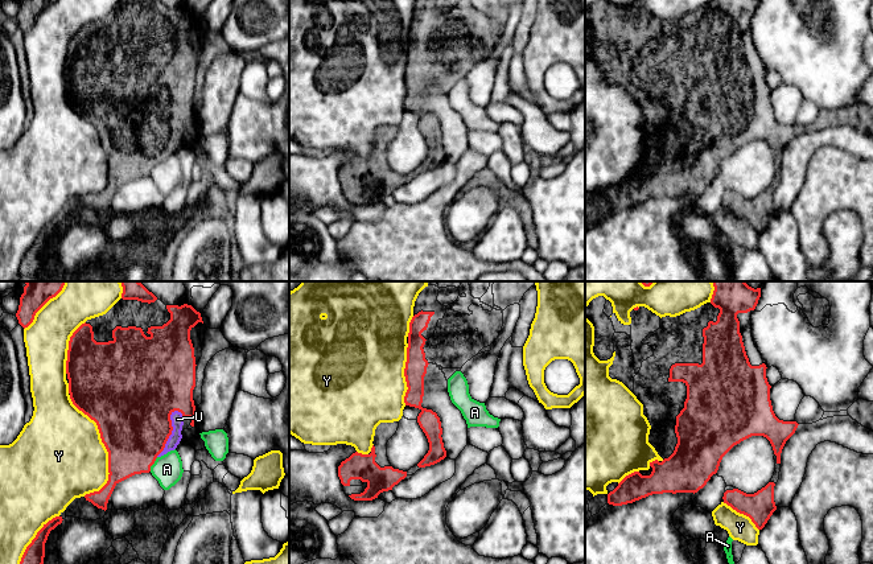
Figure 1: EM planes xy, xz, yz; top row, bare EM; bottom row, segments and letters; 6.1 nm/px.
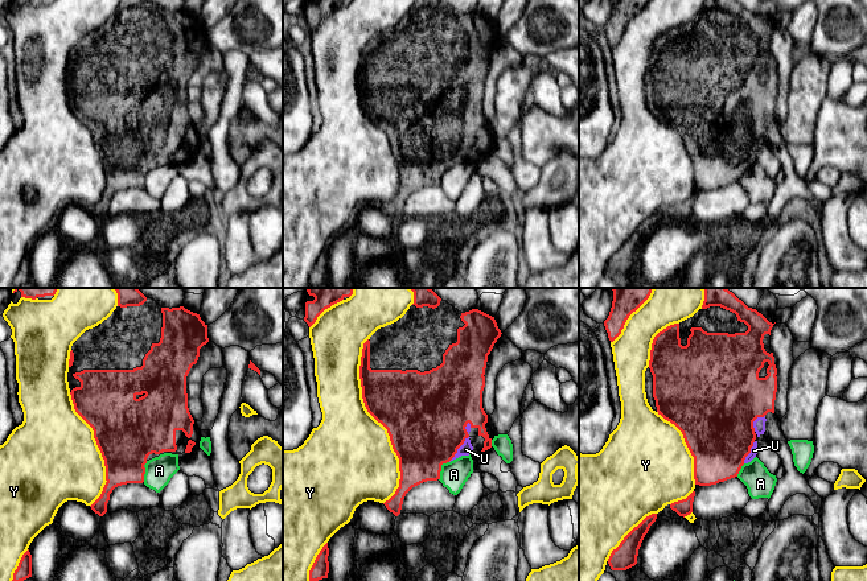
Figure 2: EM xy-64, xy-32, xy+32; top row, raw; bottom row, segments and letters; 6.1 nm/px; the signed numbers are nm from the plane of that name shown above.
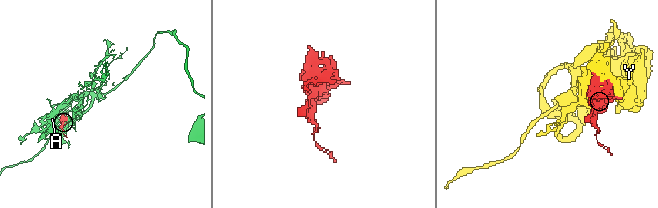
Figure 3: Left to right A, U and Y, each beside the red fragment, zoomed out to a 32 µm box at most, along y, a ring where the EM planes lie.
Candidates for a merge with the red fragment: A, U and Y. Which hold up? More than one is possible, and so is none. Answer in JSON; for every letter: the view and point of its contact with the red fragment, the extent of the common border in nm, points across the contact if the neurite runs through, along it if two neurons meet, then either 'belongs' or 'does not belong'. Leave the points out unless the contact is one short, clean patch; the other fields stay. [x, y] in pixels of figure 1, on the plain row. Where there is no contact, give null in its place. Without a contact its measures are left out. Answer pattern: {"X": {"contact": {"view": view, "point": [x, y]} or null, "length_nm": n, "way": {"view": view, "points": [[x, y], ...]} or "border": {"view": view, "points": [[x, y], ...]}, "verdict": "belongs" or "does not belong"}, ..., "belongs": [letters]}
{"A": {"contact": {"view": "xy", "point": [153, 167]}, "length_nm": 100, "verdict": "does not belong"}, "U": {"contact": {"view": "xy", "point": [171, 136]}, "length_nm": 320, "verdict": "belongs"}, "Y": {"contact": {"view": "xy", "point": [106, 152]}, "length_nm": 600, "verdict": "does not belong"}, "belongs": ["U"]}

